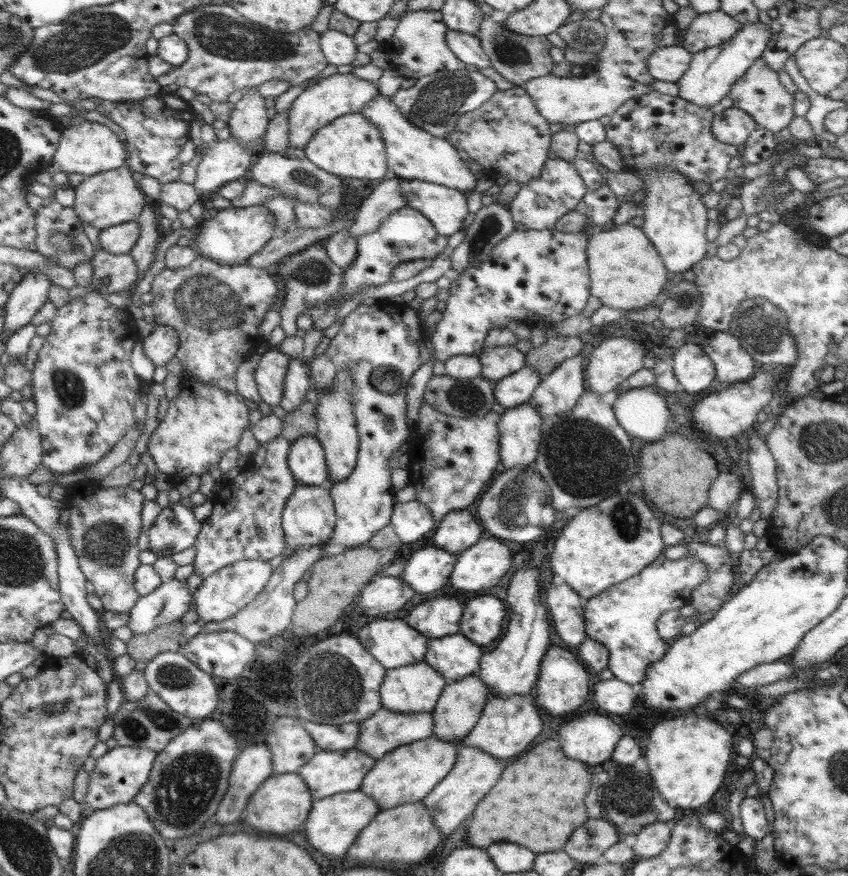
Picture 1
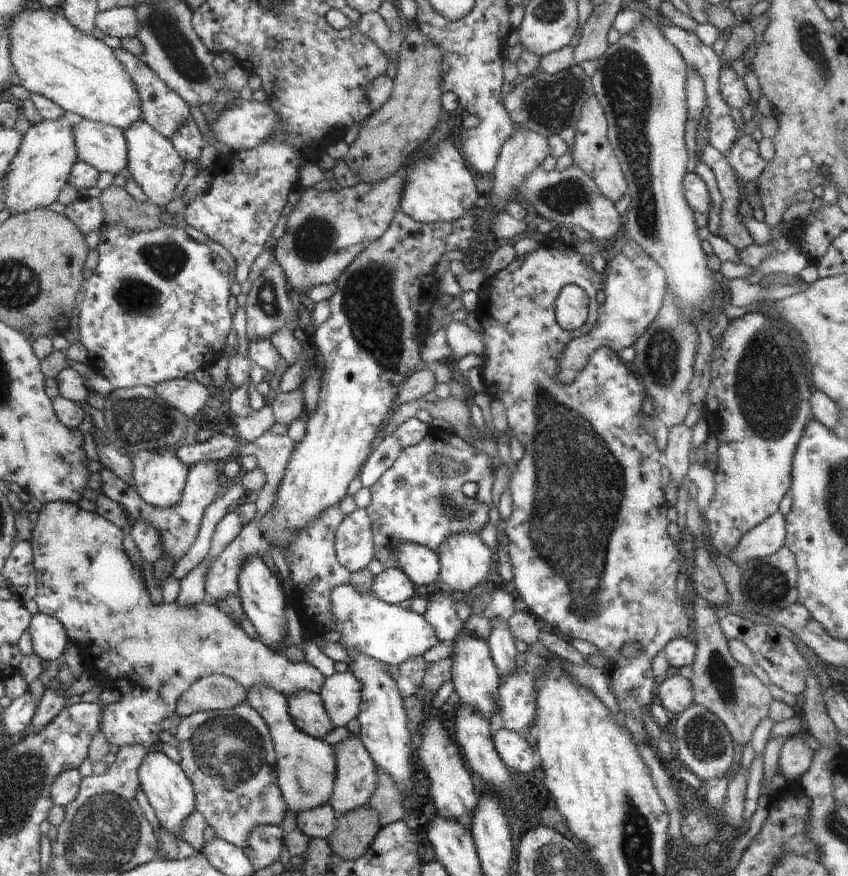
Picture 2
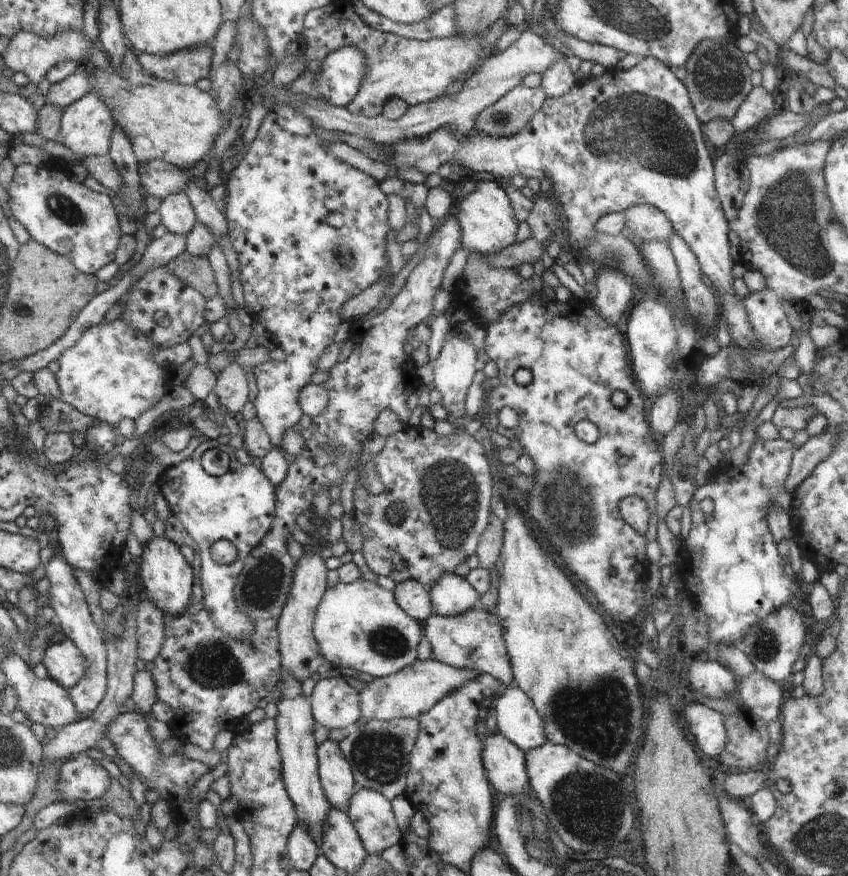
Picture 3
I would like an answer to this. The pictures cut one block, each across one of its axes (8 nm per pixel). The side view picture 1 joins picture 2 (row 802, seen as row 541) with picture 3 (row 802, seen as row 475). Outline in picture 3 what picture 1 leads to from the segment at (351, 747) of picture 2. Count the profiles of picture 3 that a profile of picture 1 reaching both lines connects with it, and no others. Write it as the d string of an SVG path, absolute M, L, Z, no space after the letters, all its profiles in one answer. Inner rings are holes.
M357 787L347 816L368 855L381 855L386 849L403 842L391 802L378 792Z

